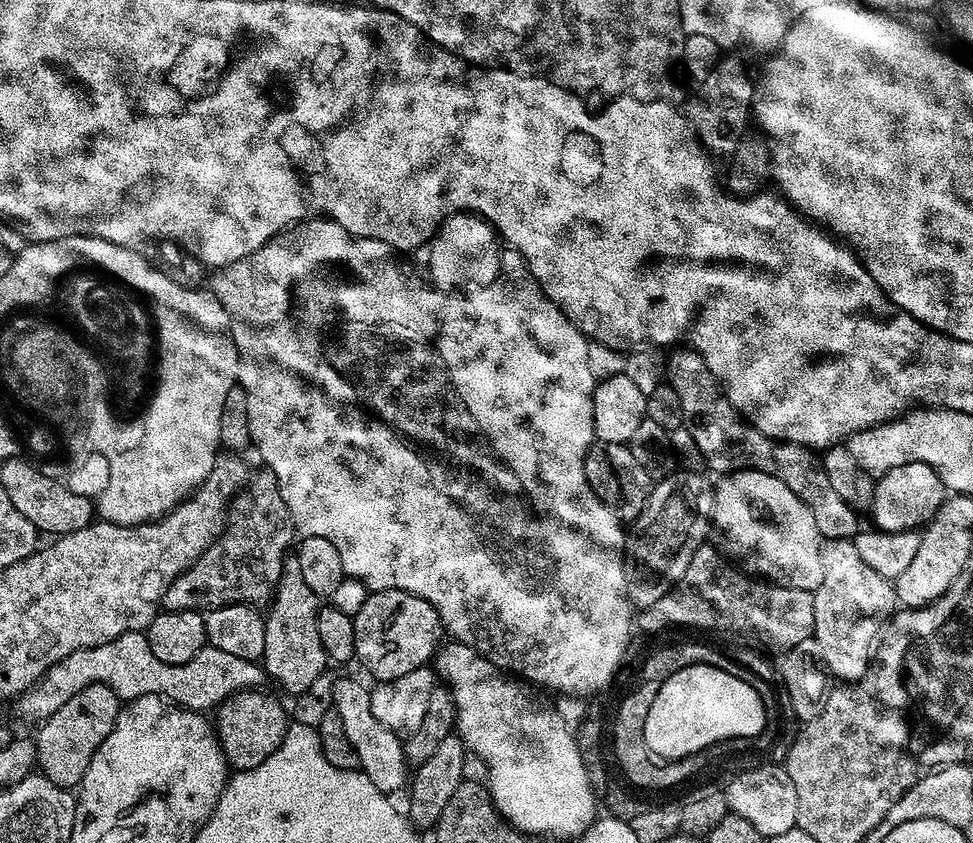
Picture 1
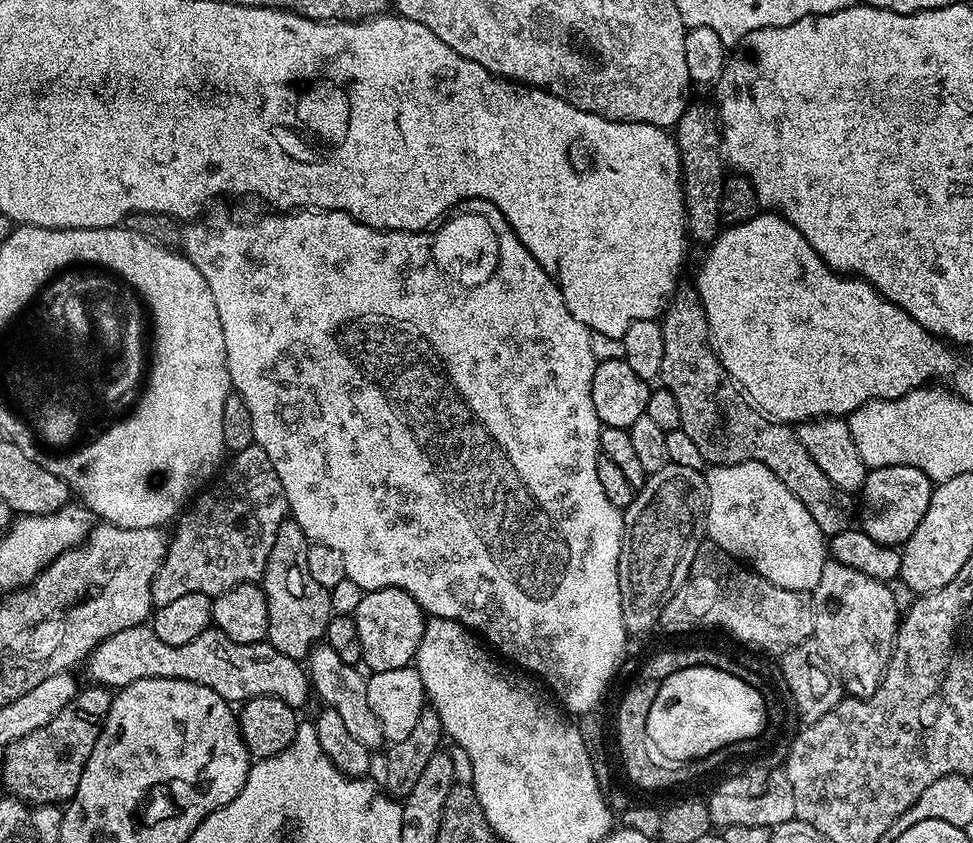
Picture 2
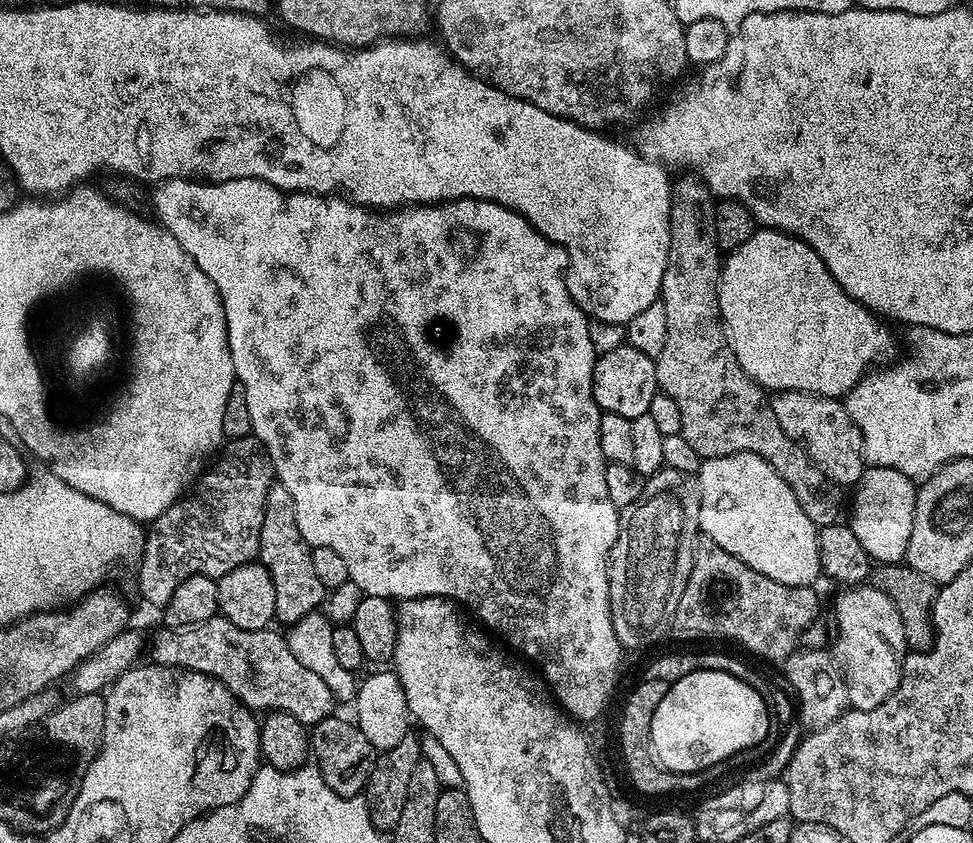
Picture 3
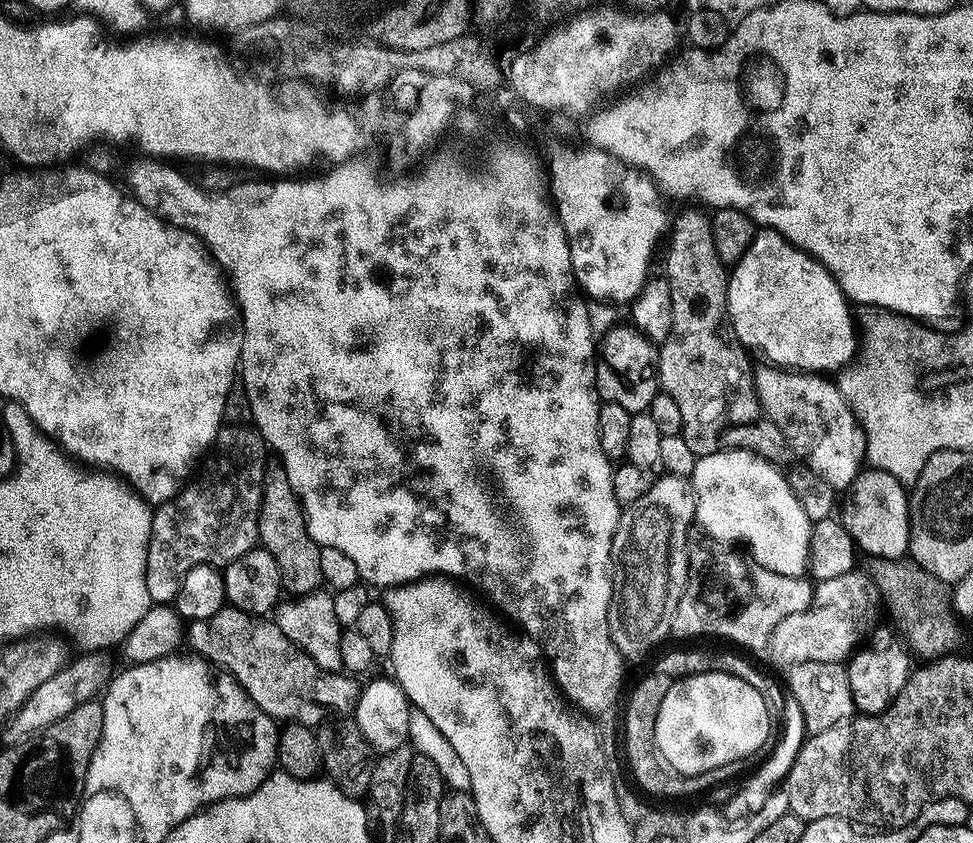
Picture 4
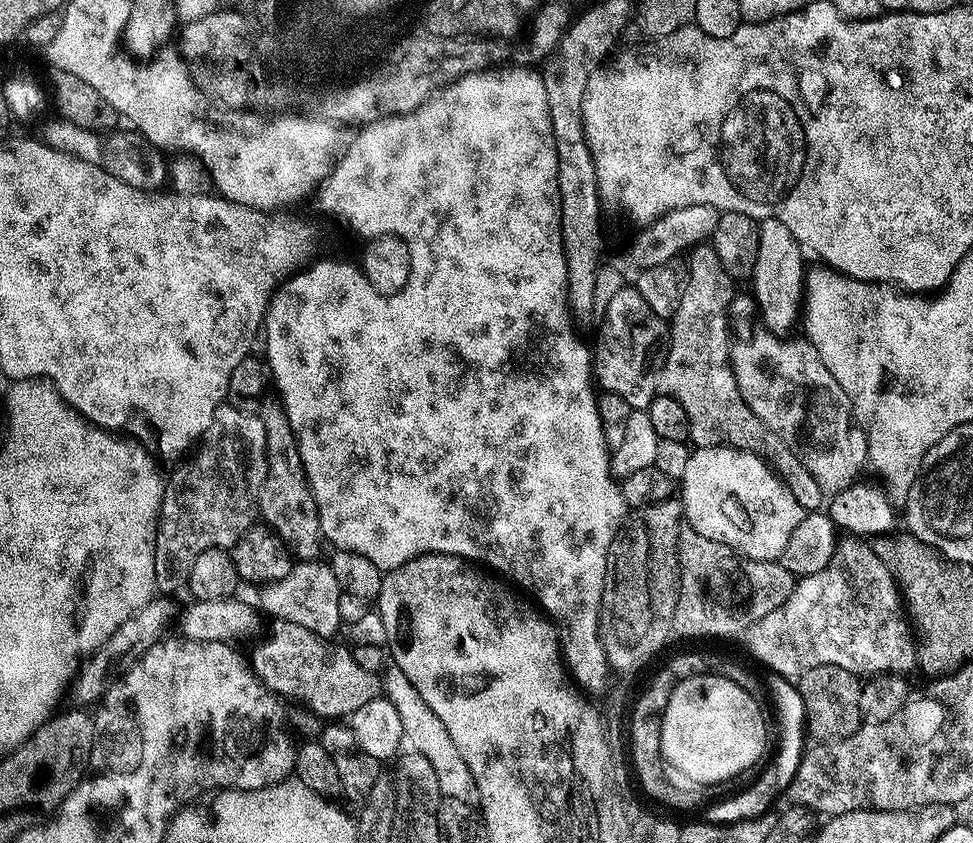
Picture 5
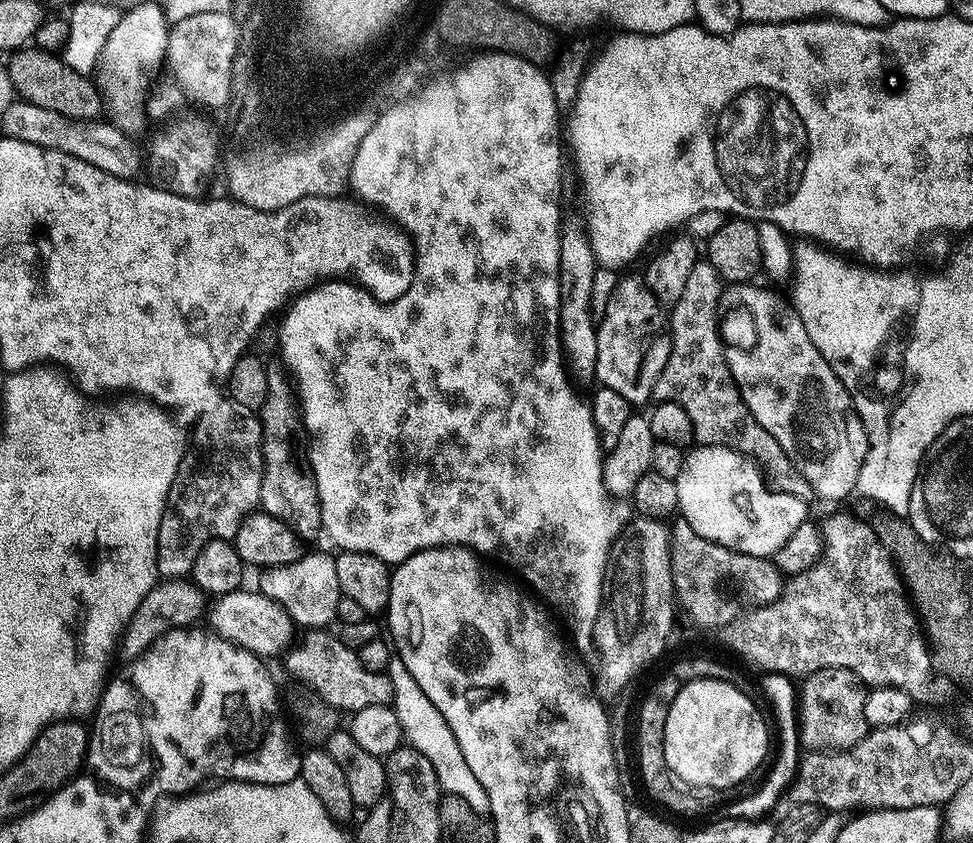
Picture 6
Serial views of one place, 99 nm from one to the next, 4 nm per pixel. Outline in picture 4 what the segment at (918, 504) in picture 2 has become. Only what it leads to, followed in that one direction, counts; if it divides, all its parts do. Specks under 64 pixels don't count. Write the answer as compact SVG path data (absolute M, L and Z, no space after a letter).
M868 466L859 472L851 486L843 493L838 519L861 553L868 552L869 557L881 556L899 560L908 552L909 503L910 496L905 485L900 484L898 478L894 478L894 474L886 474Z

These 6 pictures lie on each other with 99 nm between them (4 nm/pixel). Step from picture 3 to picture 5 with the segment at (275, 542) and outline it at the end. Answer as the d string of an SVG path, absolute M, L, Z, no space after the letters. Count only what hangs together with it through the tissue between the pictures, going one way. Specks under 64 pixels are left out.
M265 399L258 409L262 426L266 426L266 458L268 473L260 491L260 516L285 544L289 552L300 562L315 561L320 555L322 533L320 515L314 502L314 494L304 473L304 463L298 450L298 442L283 408L275 399Z

